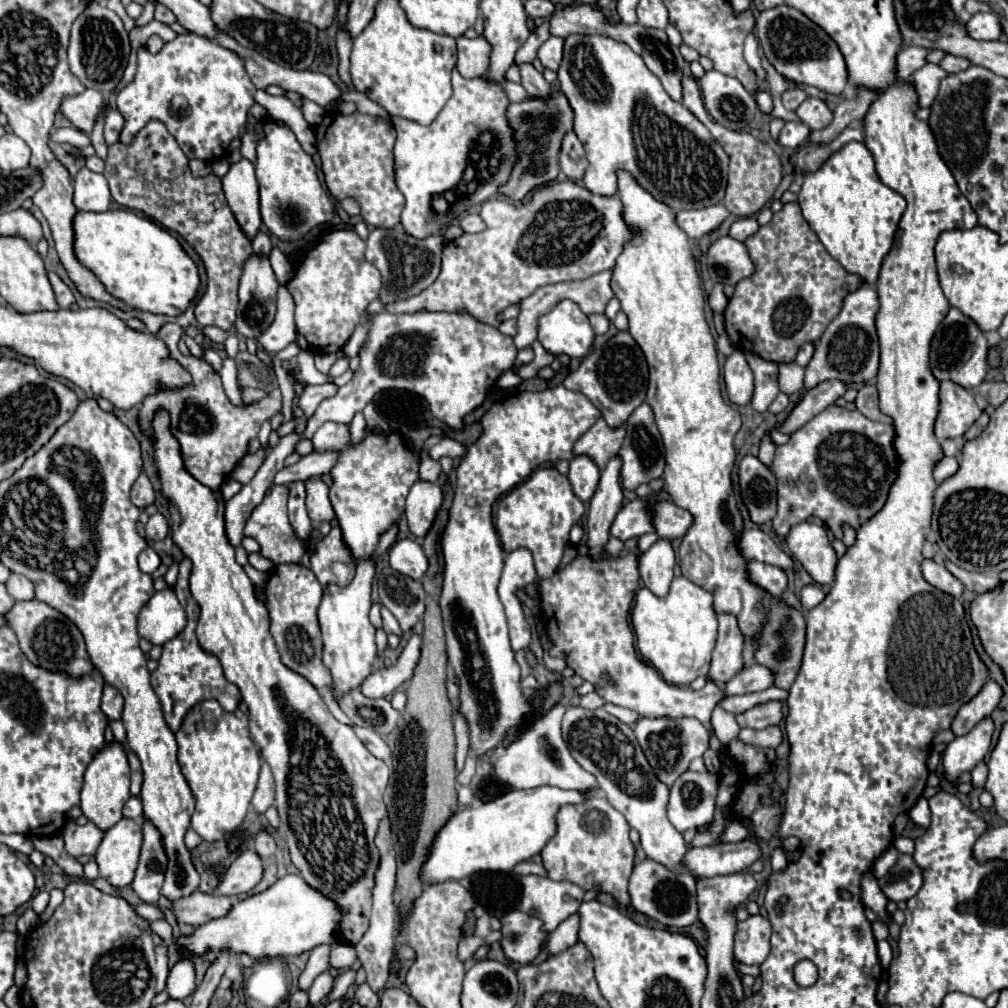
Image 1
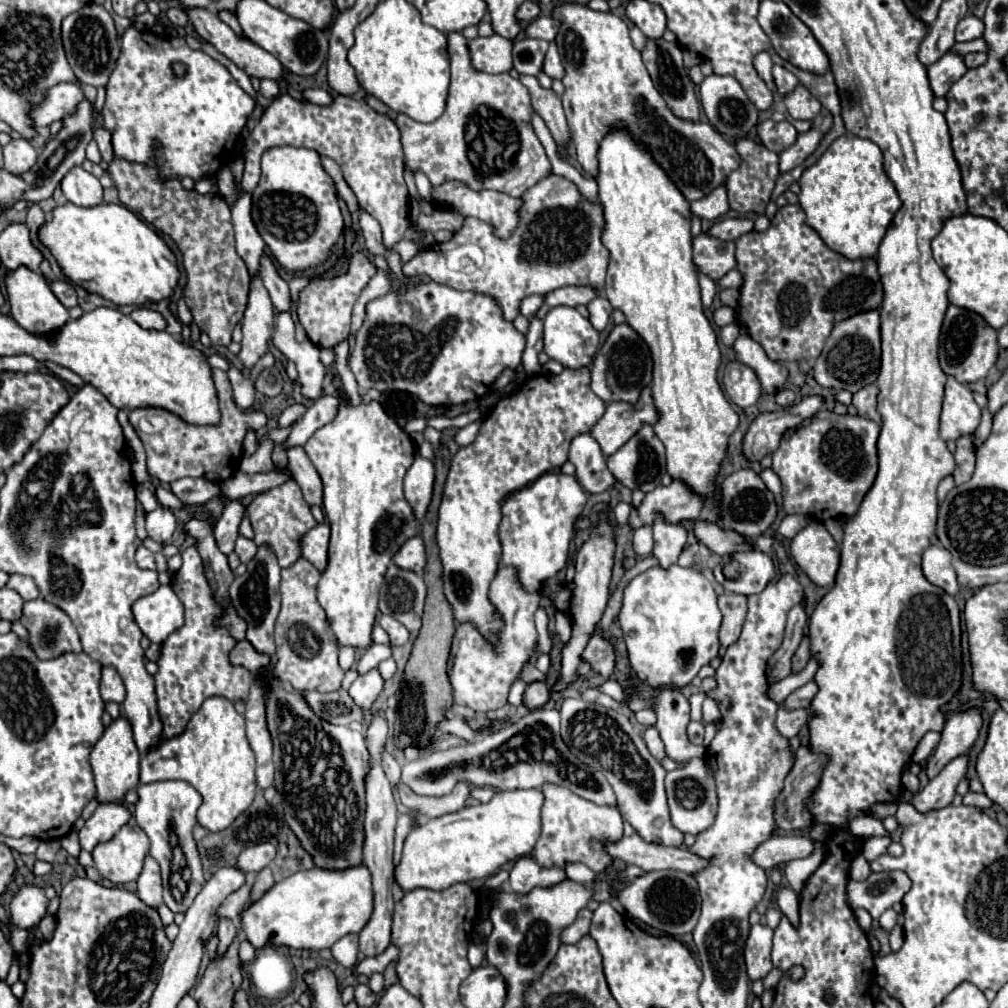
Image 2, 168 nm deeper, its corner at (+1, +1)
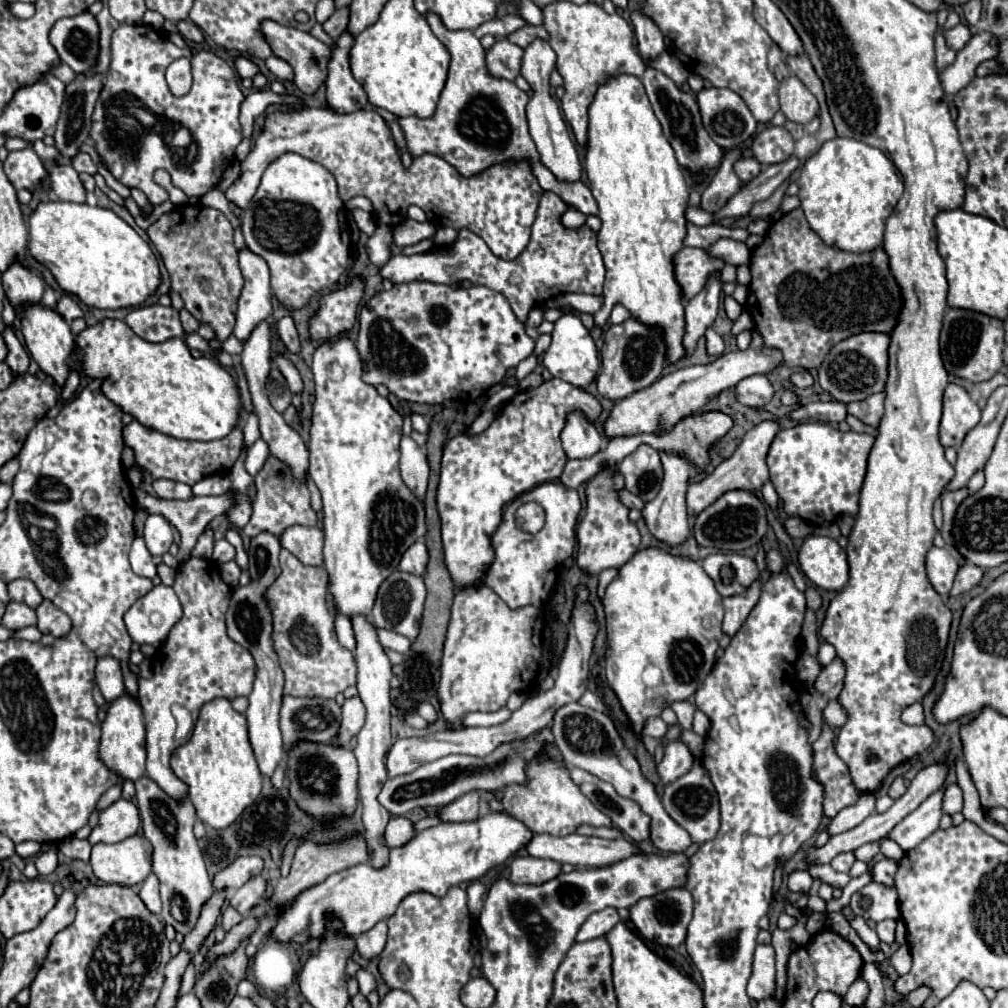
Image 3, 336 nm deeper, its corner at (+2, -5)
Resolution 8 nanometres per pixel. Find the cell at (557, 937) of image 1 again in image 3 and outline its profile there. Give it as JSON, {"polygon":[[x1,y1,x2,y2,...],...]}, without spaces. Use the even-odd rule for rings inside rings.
{"polygon":[[613,907,591,913,589,919,581,925,581,929,577,933,577,941,589,941,589,939,601,937,601,935,609,933,619,921,621,921,621,917,619,917,617,909,613,909]]}

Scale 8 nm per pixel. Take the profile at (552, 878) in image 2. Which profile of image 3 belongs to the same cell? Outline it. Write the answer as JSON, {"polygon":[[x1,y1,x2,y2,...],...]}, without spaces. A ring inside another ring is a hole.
{"polygon":[[517,855,511,863,511,881,521,885,541,885,561,873,561,863,551,859,535,859,531,855]]}

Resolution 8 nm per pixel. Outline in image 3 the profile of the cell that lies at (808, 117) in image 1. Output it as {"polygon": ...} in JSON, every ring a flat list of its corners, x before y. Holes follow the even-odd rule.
{"polygon":[[789,75,781,81,779,103,785,117,795,123,809,123,819,111,815,95,795,75]]}

